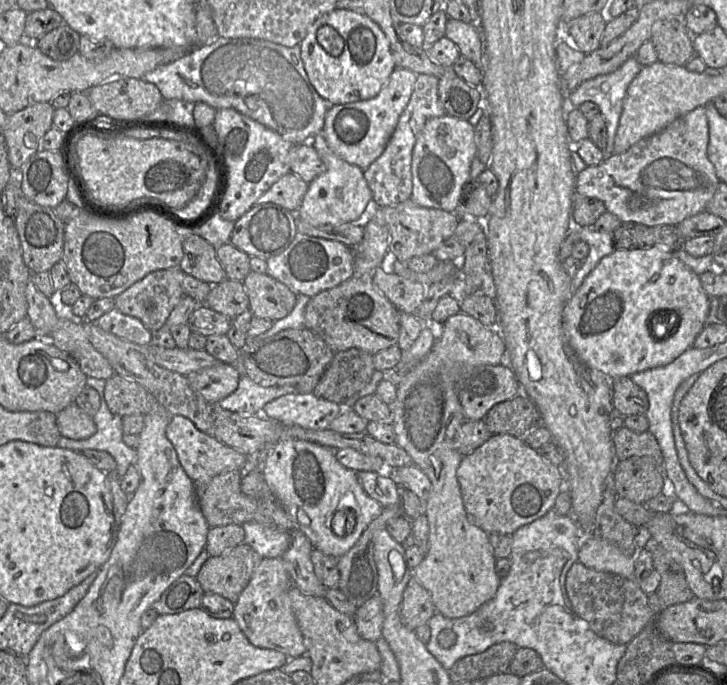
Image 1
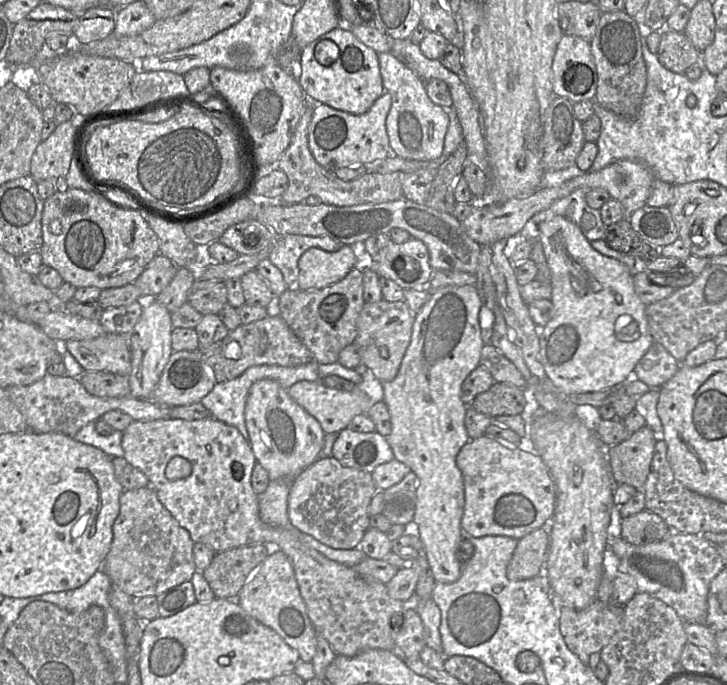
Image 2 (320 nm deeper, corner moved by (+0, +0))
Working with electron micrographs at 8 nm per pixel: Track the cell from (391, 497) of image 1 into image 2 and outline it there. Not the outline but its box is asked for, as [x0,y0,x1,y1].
[288,455,377,549]

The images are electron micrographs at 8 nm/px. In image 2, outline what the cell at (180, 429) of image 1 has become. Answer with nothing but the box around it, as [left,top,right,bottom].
[121,417,409,657]

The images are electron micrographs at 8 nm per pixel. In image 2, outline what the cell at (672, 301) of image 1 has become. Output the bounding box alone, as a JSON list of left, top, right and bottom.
[537,216,654,394]

